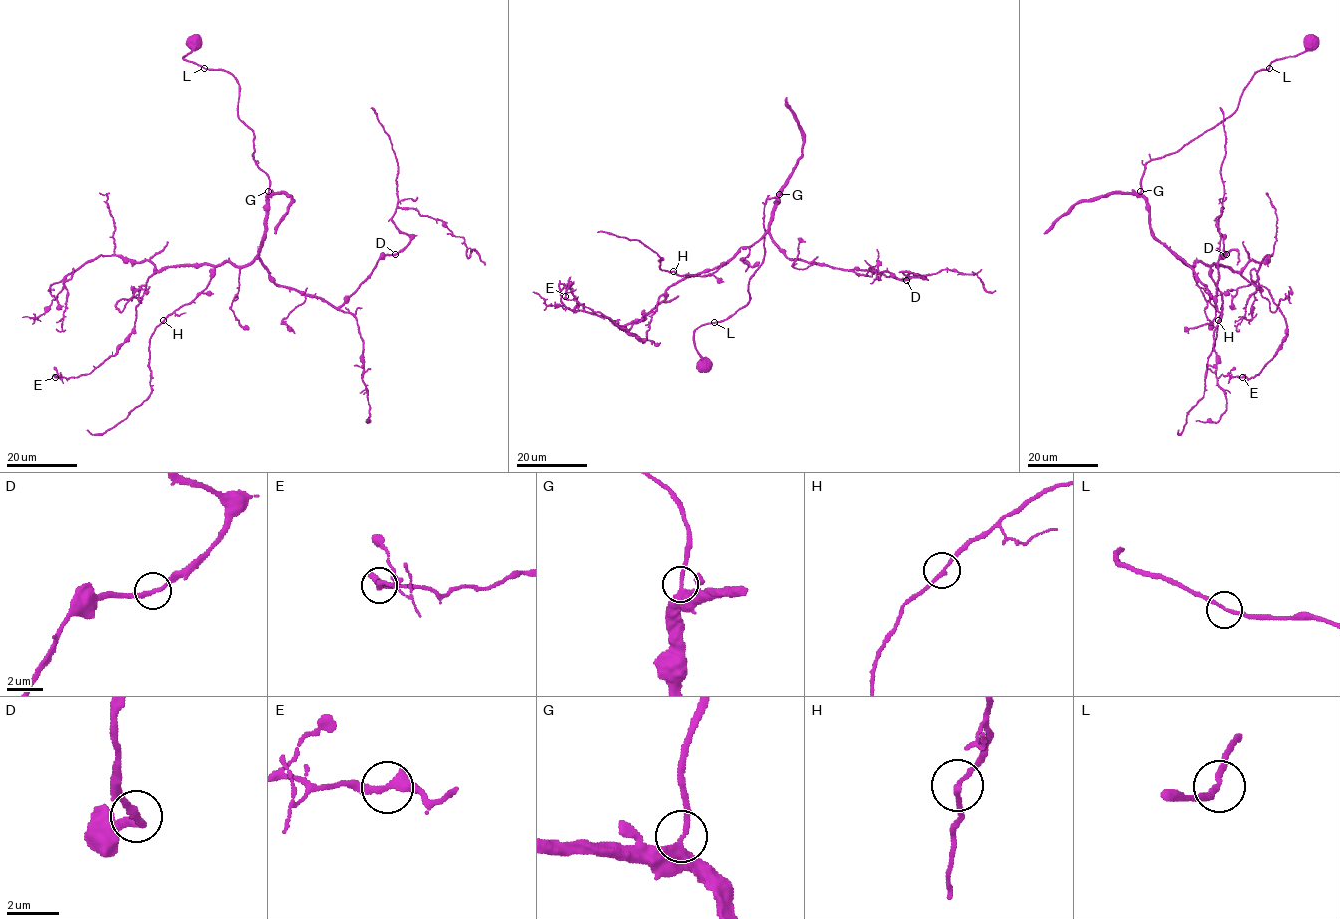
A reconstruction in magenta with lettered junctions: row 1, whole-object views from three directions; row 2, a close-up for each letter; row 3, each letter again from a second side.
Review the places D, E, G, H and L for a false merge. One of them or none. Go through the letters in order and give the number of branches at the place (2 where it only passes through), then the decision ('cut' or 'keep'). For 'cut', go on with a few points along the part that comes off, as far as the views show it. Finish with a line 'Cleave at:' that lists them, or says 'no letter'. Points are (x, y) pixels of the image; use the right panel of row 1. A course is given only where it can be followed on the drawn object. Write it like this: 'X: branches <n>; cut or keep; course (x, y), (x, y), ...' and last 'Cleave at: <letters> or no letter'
D: branches 2; keep
E: branches 2; keep
G: branches 2; keep
H: branches 2; keep
L: branches 2; keep
Cleave at: no letter

